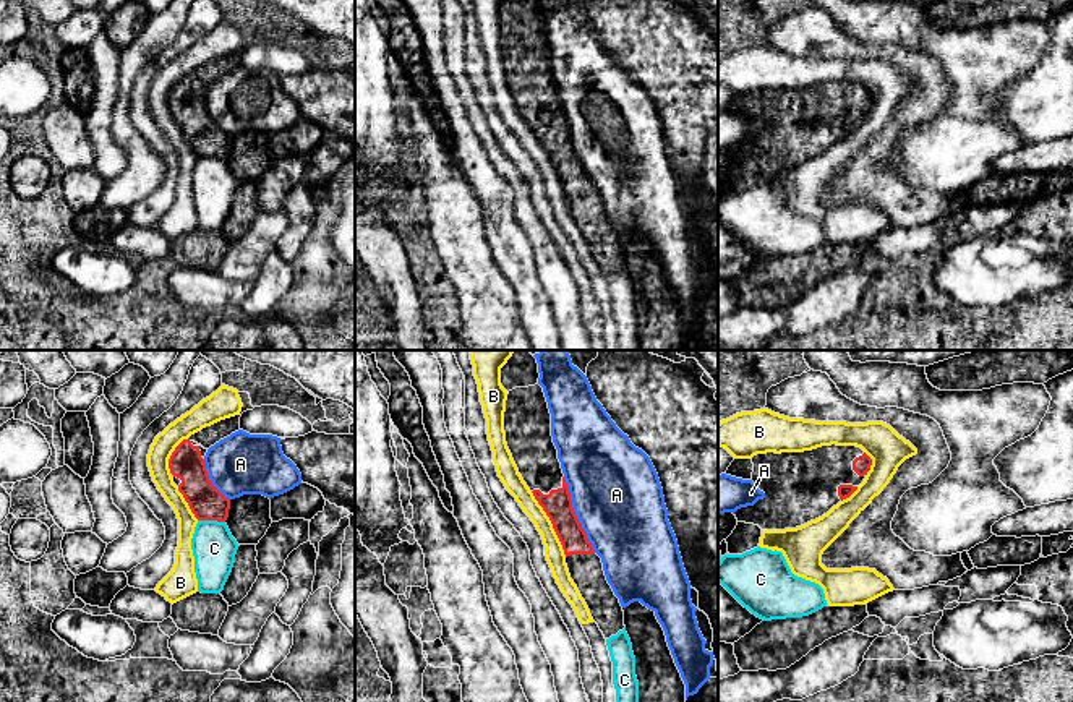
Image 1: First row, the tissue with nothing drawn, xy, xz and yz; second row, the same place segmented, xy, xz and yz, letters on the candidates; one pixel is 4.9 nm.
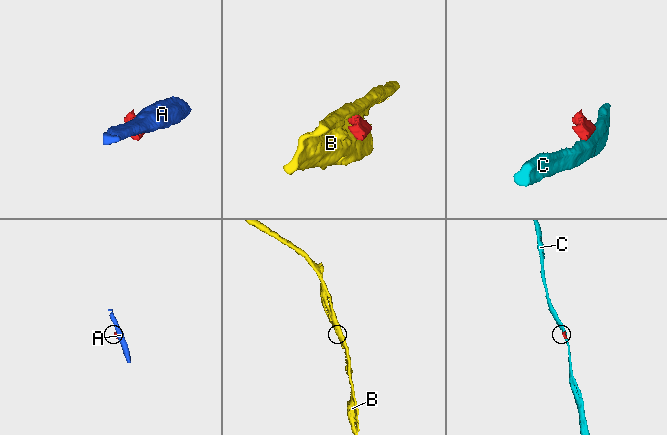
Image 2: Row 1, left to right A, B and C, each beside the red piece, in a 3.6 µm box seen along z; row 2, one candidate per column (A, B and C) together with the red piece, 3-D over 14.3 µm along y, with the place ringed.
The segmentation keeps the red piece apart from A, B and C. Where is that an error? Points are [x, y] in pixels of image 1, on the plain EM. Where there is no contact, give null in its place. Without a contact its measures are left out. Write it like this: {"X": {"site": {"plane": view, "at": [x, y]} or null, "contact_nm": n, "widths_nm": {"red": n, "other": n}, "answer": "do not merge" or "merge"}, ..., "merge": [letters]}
{"A": {"site": {"plane": "xz", "at": [574, 151]}, "contact_nm": 400, "widths_nm": {"red": 140, "other": 460}, "answer": "do not merge"}, "B": {"site": {"plane": "xz", "at": [551, 159]}, "contact_nm": 380, "widths_nm": {"red": 140, "other": 100}, "answer": "do not merge"}, "C": {"site": {"plane": "xy", "at": [211, 156]}, "contact_nm": 140, "widths_nm": {"red": 170, "other": 220}, "answer": "do not merge"}, "merge": []}

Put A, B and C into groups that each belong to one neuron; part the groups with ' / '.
A / B / C

